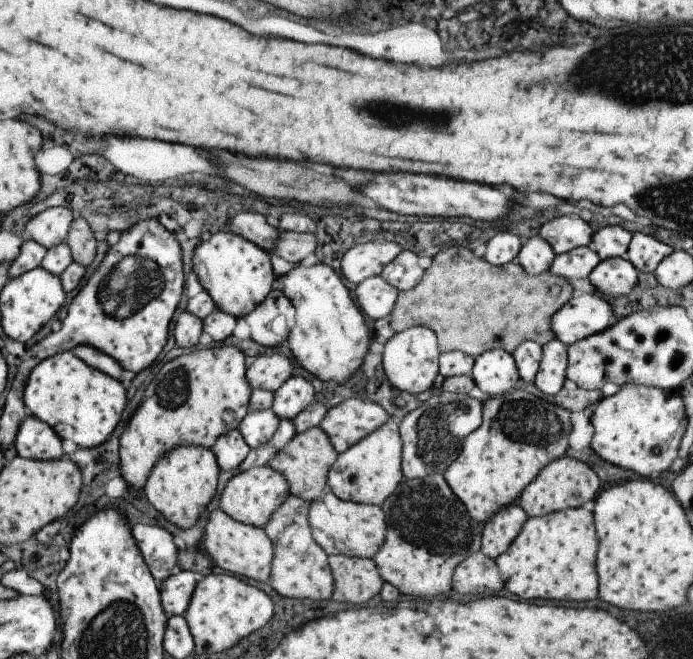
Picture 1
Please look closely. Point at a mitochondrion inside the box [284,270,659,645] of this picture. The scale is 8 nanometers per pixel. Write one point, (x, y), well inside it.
(424, 516)

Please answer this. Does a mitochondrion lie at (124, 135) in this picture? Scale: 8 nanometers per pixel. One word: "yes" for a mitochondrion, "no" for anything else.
no

